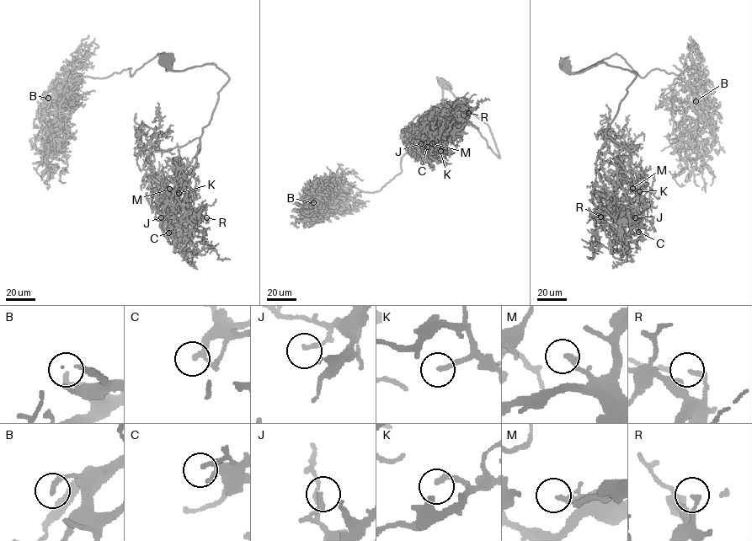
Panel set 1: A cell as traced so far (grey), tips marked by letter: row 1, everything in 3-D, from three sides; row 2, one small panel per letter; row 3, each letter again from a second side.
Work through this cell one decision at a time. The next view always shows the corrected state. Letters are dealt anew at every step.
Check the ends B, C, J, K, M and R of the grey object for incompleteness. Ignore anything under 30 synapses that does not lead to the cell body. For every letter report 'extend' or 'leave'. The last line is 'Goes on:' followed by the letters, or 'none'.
B: leave
C: leave
J: leave
K: leave
M: leave
R: leave
Goes on: none

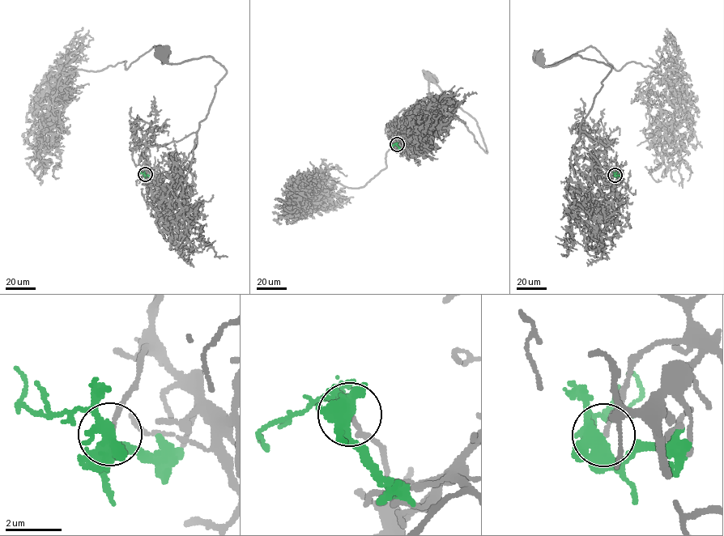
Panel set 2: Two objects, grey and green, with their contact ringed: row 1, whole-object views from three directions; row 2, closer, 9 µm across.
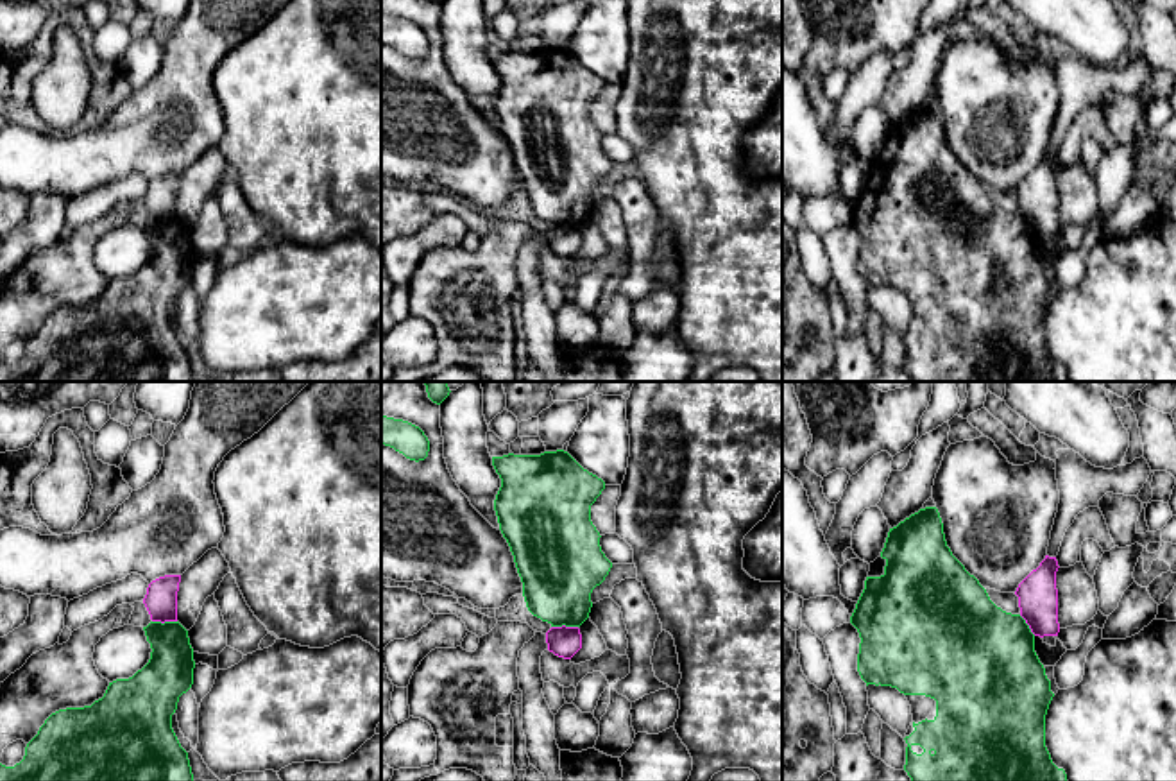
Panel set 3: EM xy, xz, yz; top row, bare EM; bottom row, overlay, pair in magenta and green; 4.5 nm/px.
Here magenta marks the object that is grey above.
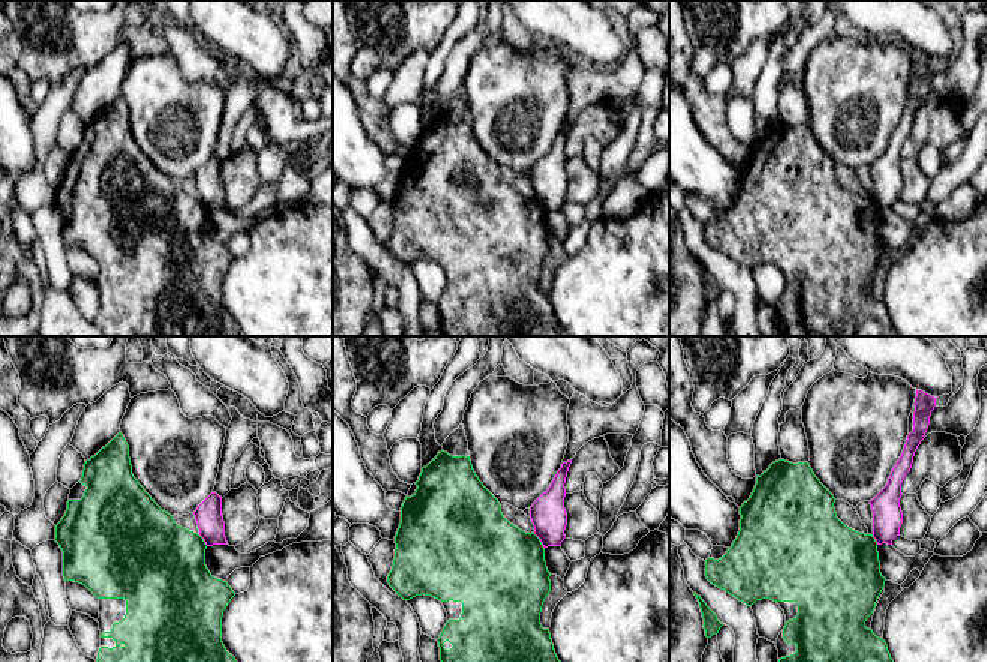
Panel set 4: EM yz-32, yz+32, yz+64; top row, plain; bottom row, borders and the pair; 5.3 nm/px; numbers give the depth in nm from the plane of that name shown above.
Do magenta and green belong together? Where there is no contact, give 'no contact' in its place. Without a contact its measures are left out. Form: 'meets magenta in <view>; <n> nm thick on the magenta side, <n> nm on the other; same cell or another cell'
meets magenta in xz; 140 nm thick on the magenta side, 360 nm on the other; another cell

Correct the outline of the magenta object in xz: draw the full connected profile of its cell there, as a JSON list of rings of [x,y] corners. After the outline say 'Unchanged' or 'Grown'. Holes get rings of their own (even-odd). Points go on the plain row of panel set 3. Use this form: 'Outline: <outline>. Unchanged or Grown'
Outline: [[[551,226],[546,242],[555,254],[571,258],[582,247],[582,233],[578,226]]]. Unchanged

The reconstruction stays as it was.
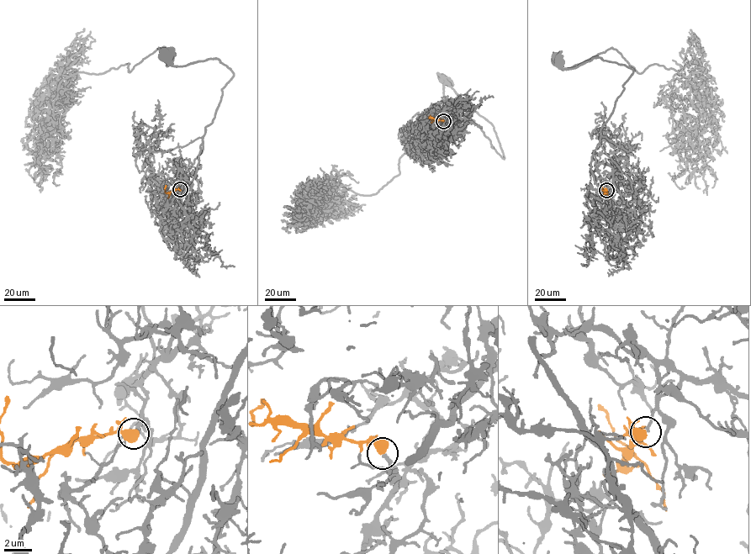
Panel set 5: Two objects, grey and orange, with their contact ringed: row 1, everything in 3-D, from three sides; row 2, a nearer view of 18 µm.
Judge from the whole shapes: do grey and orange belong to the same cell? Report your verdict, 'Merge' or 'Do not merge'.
Merge

